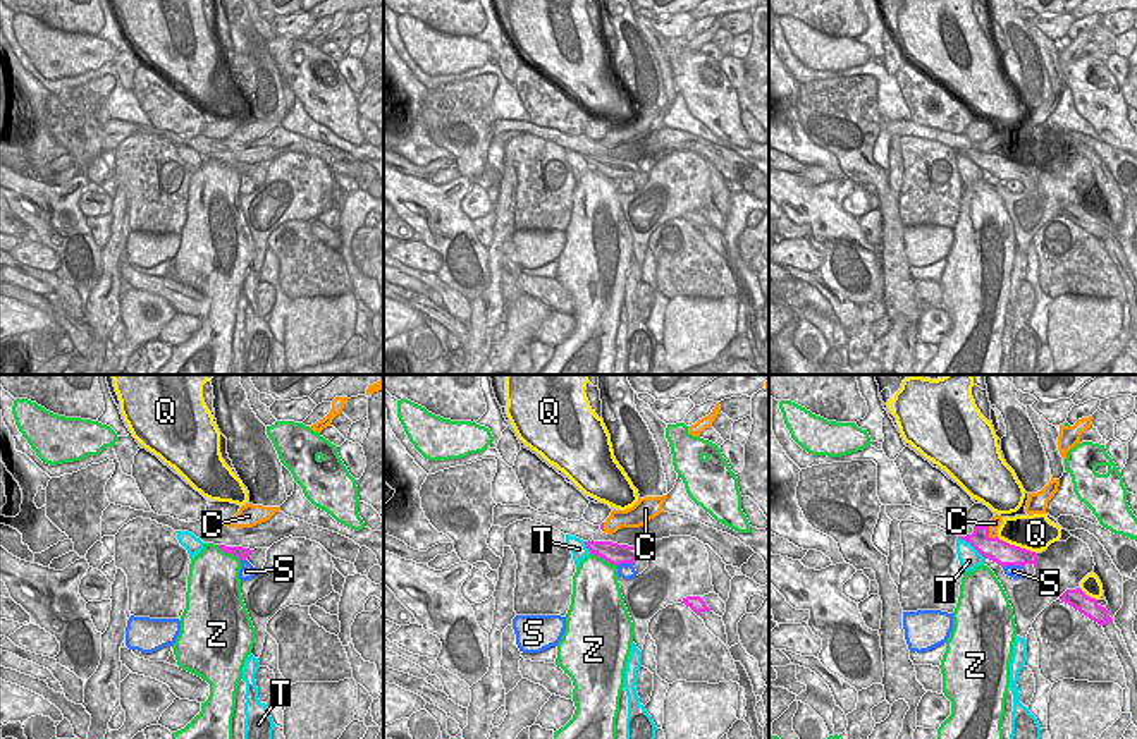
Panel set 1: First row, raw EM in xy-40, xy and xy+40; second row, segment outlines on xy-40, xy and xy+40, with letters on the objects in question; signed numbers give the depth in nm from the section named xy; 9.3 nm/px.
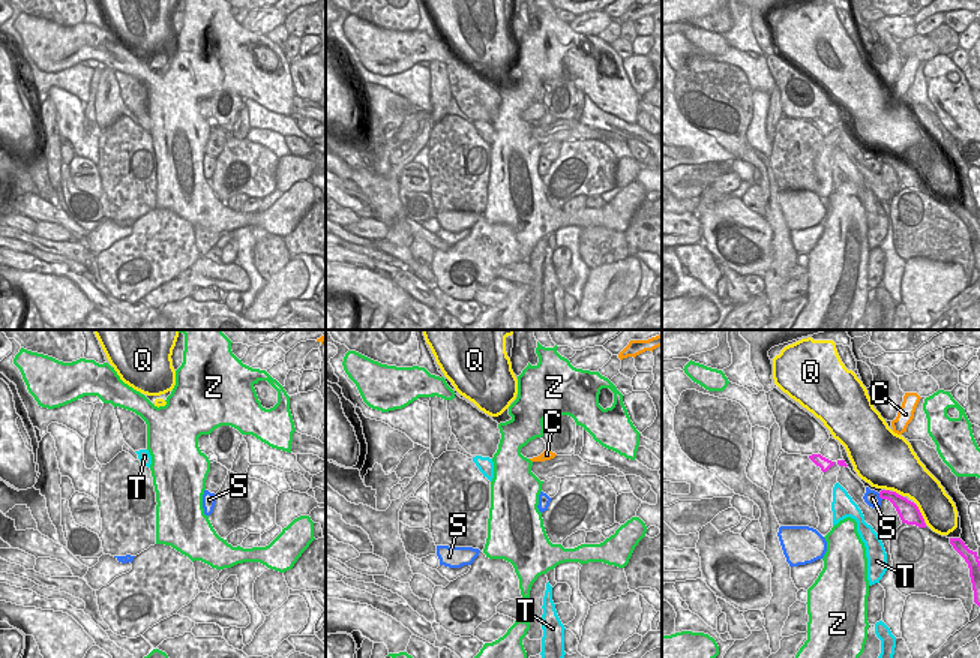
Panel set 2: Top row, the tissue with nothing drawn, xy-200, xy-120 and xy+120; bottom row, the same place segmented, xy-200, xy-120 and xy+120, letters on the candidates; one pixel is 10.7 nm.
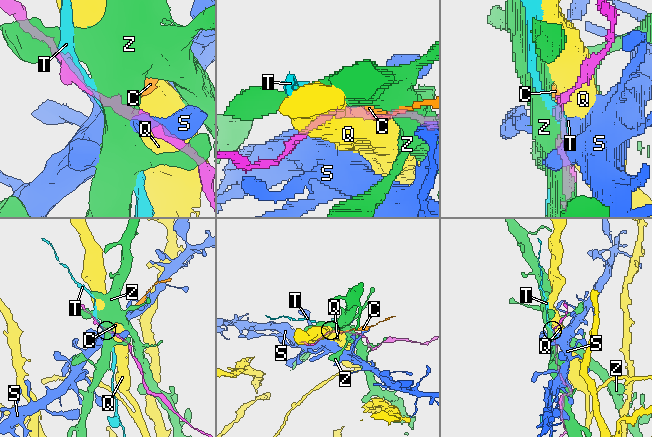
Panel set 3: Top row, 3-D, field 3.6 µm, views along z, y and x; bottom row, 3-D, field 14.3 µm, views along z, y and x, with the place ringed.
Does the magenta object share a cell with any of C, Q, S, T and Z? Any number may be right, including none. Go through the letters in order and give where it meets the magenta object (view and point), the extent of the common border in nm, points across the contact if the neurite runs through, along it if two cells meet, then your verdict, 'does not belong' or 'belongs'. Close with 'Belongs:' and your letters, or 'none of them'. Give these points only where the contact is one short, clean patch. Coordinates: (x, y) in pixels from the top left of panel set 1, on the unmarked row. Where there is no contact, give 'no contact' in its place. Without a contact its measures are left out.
C: xy+40 (988, 146) | 170 nm | does not belong
Q: xy+40 (1017, 162) | 420 nm | does not belong
S: xy+40 (1012, 179) | 180 nm | along xy+40 (1020, 181), (1003, 183) | does not belong
T: xy+40 (972, 160) | 320 nm | along xy+40 (958, 152), (984, 172) | does not belong
Z: xy (604, 174) | 280 nm | along xy (590, 167), (616, 181) | does not belong
Belongs: none of them

